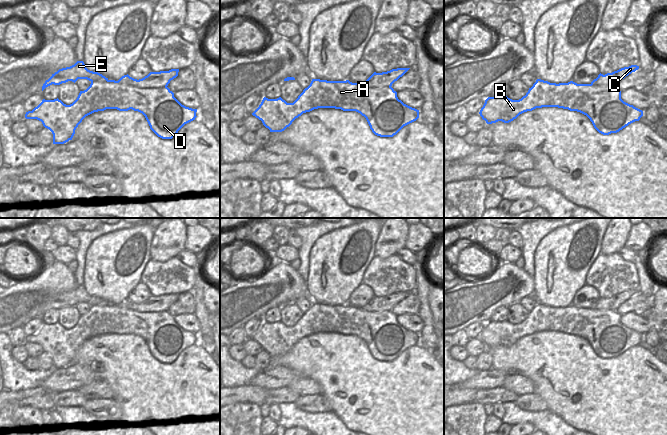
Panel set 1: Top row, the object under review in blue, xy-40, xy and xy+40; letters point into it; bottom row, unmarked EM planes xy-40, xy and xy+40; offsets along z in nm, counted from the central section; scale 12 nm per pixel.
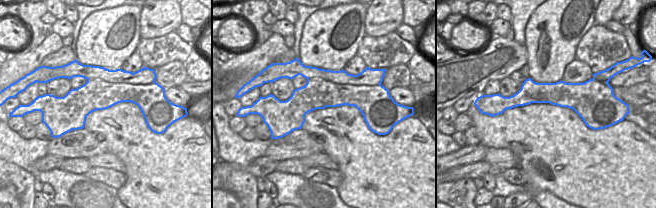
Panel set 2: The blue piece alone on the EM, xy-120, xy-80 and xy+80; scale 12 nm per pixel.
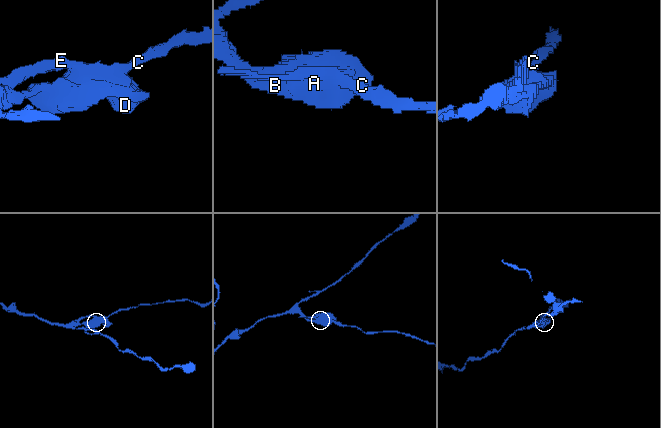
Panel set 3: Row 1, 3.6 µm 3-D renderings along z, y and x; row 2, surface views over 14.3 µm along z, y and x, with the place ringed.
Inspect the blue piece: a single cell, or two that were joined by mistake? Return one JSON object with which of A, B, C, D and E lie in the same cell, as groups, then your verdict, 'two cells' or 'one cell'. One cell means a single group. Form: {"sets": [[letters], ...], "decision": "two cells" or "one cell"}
{"sets": [["A", "B", "D"], ["C", "E"]], "decision": "two cells"}

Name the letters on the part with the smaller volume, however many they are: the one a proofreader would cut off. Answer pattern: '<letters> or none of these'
C, E

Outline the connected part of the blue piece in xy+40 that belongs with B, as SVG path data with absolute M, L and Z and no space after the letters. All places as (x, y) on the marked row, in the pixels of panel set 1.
M537 79L519 100L488 97L479 114L487 124L509 123L520 114L542 107L558 107L586 115L603 135L617 133L639 121L643 111L624 102L621 91L610 85L550 83Z

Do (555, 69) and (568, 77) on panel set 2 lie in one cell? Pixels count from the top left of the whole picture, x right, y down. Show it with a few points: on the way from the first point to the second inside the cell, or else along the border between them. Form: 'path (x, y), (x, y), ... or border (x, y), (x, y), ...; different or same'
border (575, 58), (566, 66), (561, 79); different

